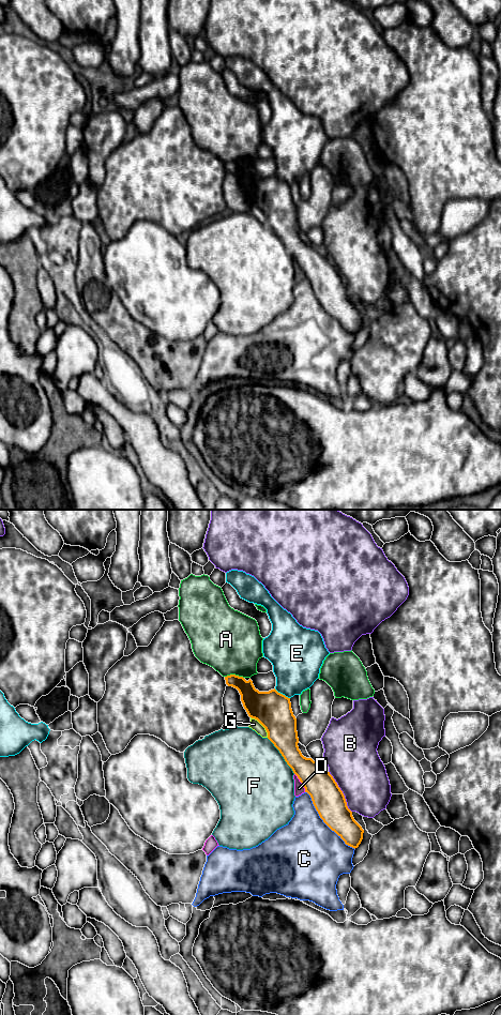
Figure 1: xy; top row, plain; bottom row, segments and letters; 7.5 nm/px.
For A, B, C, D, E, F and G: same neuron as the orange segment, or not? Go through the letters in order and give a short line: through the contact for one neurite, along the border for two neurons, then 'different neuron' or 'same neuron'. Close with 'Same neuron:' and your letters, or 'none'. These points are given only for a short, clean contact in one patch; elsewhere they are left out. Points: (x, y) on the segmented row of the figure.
A: different neuron
B: different neuron
C: different neuron
D: line xy (294, 773), (305, 791); different neuron
E: different neuron
F: different neuron
G: different neuron
Same neuron: none

